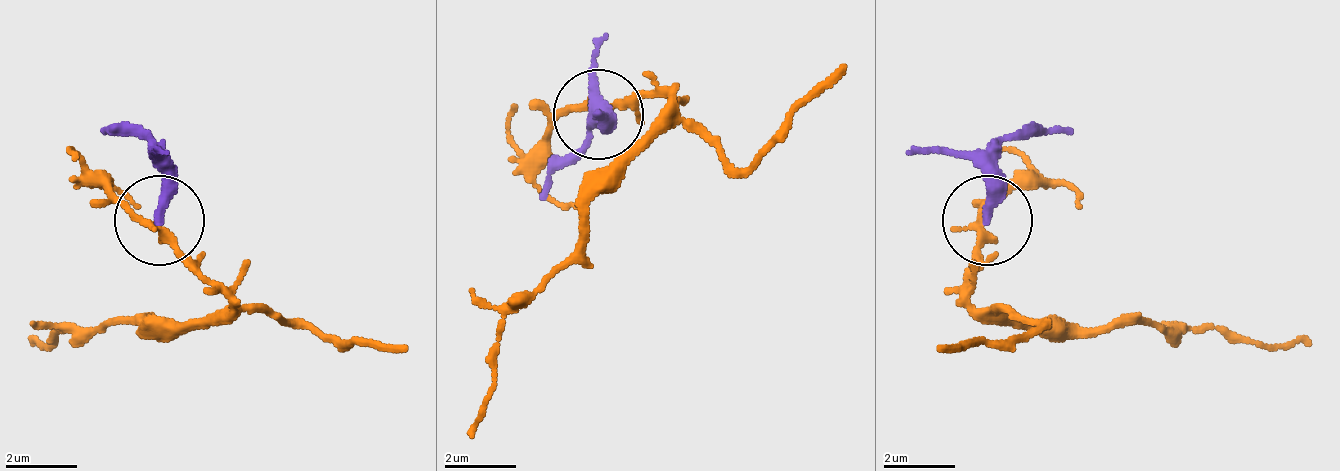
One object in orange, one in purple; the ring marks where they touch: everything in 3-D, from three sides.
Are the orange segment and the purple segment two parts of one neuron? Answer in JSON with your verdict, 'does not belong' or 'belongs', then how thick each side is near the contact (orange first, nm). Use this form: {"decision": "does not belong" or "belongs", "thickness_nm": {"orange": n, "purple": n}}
{"decision": "does not belong", "thickness_nm": {"orange": 240, "purple": 300}}

